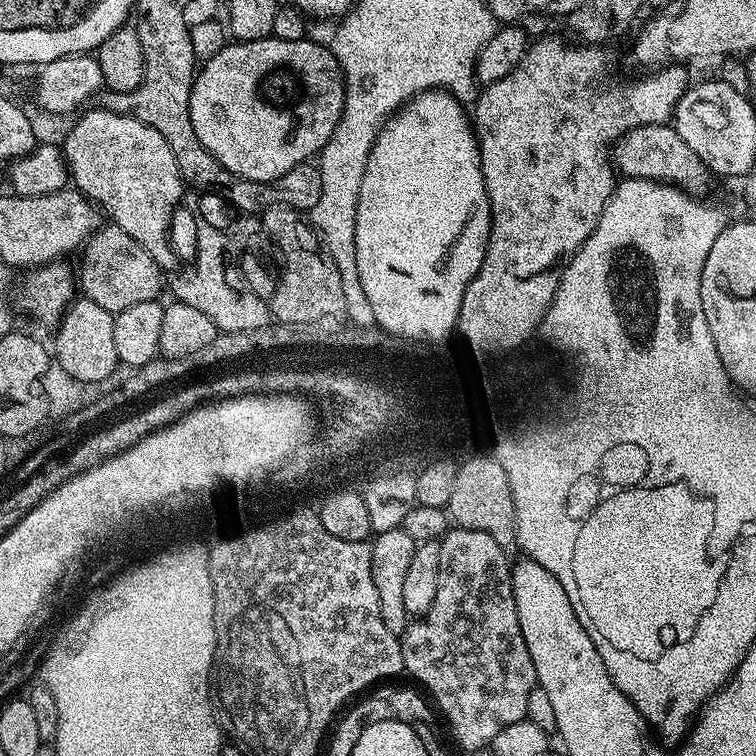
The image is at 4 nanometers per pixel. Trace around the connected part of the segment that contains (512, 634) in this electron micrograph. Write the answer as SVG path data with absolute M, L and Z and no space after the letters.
M453 527L439 541L440 545L440 573L438 574L438 594L434 596L434 602L424 617L409 623L402 633L402 658L404 659L404 672L412 675L417 680L417 685L424 684L423 691L434 701L435 707L444 711L456 740L468 752L476 752L479 748L487 749L498 730L506 730L506 726L514 726L514 722L525 719L528 714L530 694L538 687L536 683L536 671L534 662L530 658L530 650L526 650L526 638L522 638L522 626L518 626L518 610L514 606L514 586L512 585L513 561L508 560L505 545L494 542L490 534L482 534L482 530L470 530L469 528Z

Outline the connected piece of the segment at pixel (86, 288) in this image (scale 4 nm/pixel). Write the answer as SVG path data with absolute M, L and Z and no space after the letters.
M115 226L100 227L92 237L84 241L79 256L79 291L87 299L98 302L102 310L115 314L130 310L130 306L138 306L138 302L150 302L161 295L160 265L154 262L154 258L150 258L148 251L134 237L126 234L126 230Z

